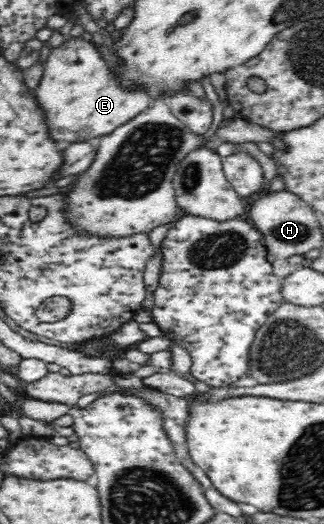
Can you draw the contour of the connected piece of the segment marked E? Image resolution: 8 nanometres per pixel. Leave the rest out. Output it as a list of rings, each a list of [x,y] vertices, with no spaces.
[[[66,37],[64,43],[50,51],[46,62],[42,68],[42,78],[36,89],[37,104],[40,104],[42,112],[46,112],[46,118],[50,120],[48,126],[54,126],[58,130],[58,138],[62,142],[95,142],[98,138],[112,134],[112,131],[131,118],[140,114],[144,109],[151,105],[152,99],[146,92],[136,90],[122,90],[118,82],[114,80],[108,64],[100,58],[96,52],[94,44],[90,41],[81,39],[81,37]]]

